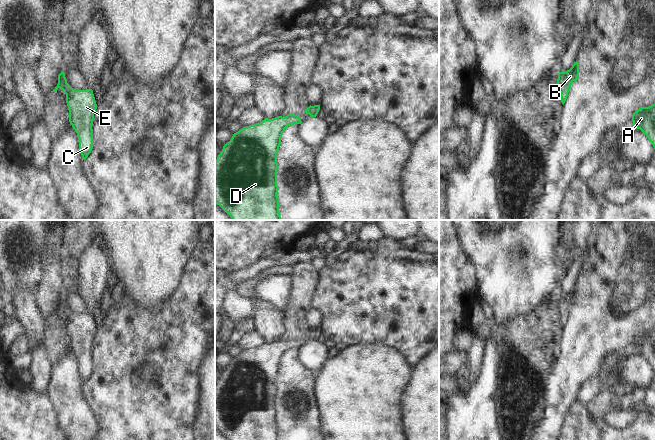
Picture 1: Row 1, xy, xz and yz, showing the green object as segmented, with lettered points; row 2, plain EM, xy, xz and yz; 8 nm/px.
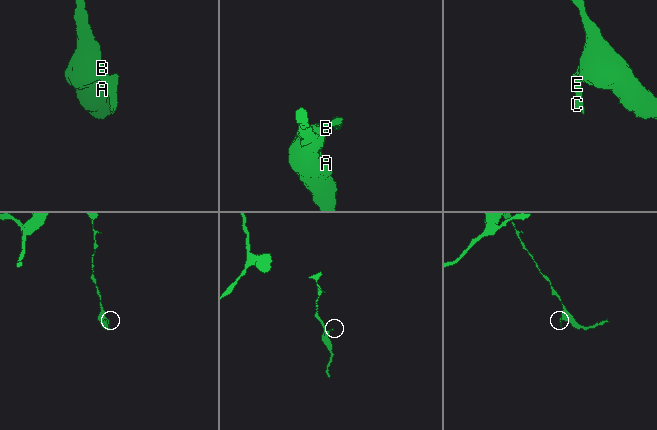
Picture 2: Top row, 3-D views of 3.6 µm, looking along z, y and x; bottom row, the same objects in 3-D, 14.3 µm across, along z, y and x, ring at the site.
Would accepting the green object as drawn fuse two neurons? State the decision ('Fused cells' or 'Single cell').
Single cell

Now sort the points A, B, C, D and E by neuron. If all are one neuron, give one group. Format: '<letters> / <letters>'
A B C D E

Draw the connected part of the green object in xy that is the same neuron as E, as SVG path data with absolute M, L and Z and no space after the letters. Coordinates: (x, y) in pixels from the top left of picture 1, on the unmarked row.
M65 297L58 299L58 308L51 316L61 313L66 318L69 346L77 357L79 374L85 384L93 373L92 348L97 328L92 313L75 314L68 307Z

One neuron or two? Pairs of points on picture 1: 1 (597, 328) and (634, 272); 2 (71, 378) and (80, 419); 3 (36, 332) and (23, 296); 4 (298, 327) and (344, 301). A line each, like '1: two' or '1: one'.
1: one
2: one
3: one
4: two

